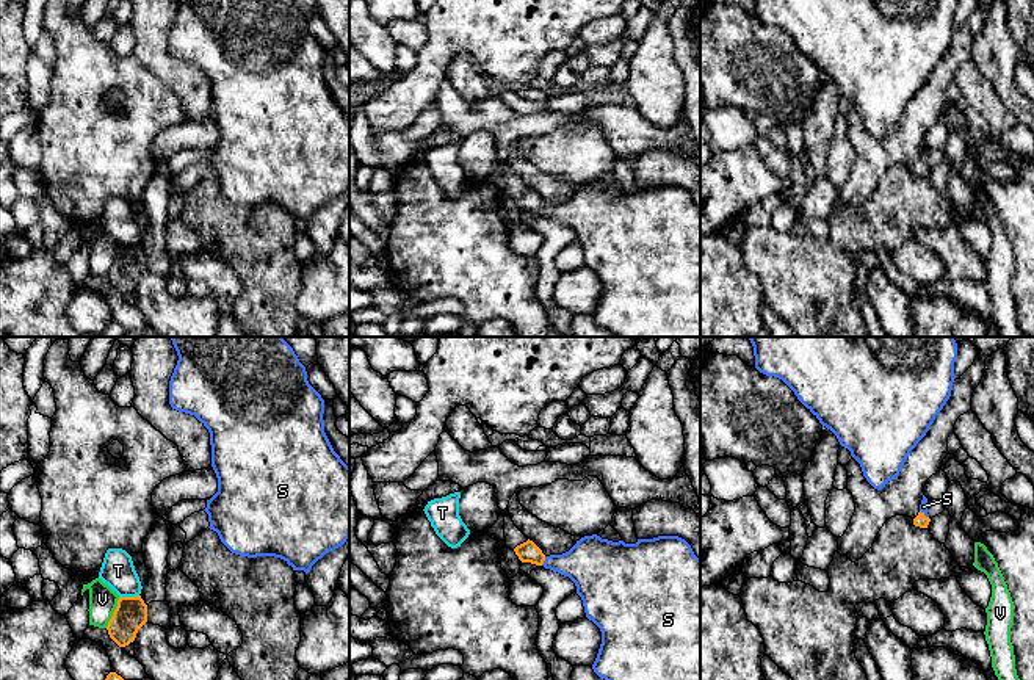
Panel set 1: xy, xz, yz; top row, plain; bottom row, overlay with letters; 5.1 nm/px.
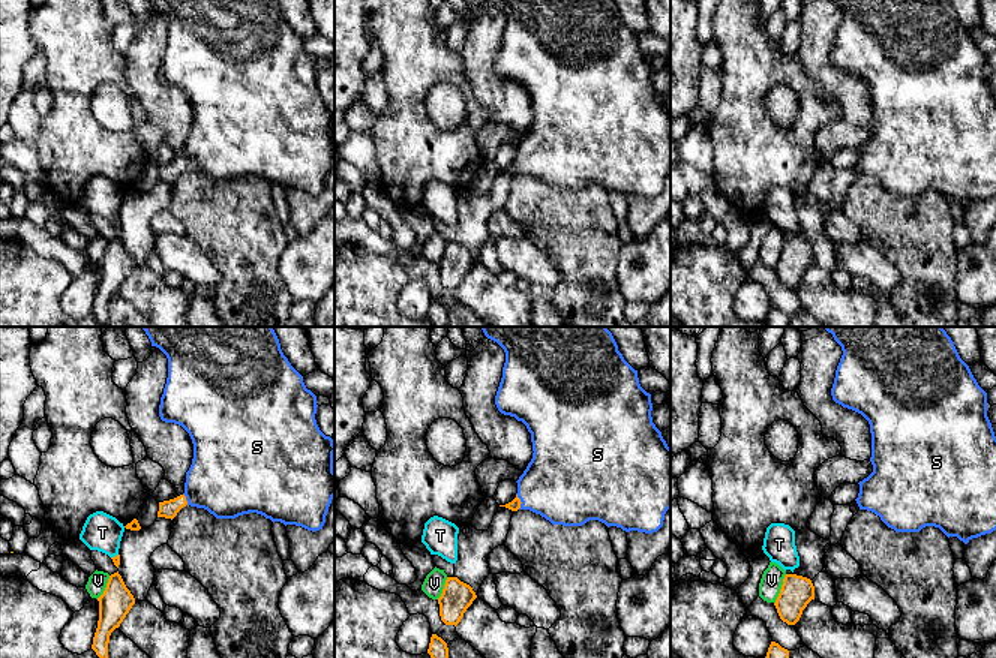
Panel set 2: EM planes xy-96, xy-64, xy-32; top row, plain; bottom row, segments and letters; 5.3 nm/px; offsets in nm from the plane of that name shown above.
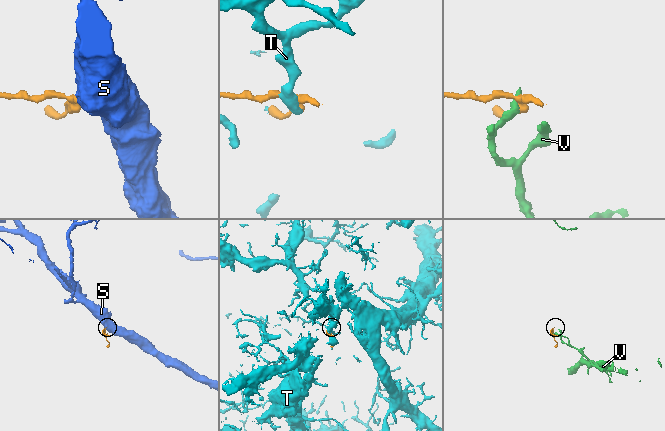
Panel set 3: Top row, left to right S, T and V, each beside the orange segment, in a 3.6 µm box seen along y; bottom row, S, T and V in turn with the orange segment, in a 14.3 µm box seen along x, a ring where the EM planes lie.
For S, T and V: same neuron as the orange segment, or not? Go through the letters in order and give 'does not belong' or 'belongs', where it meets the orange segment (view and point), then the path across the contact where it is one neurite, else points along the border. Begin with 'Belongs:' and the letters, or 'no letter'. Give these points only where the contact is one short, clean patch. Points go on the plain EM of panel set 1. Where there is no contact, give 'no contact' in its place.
Belongs: S
S: belongs | xz (544, 209) | across xz (528, 201), (544, 209), (555, 212), (592, 212)
T: does not belong | xy (129, 246)
V: does not belong | xy (113, 262) | along xy (119, 246), (105, 276)

